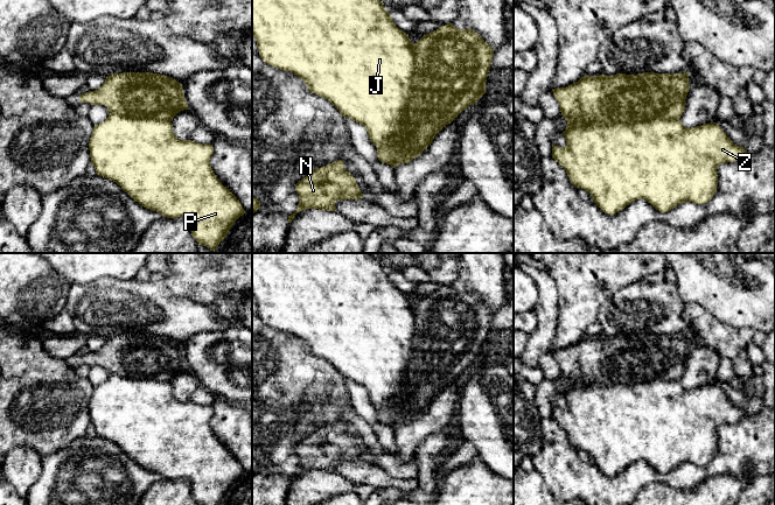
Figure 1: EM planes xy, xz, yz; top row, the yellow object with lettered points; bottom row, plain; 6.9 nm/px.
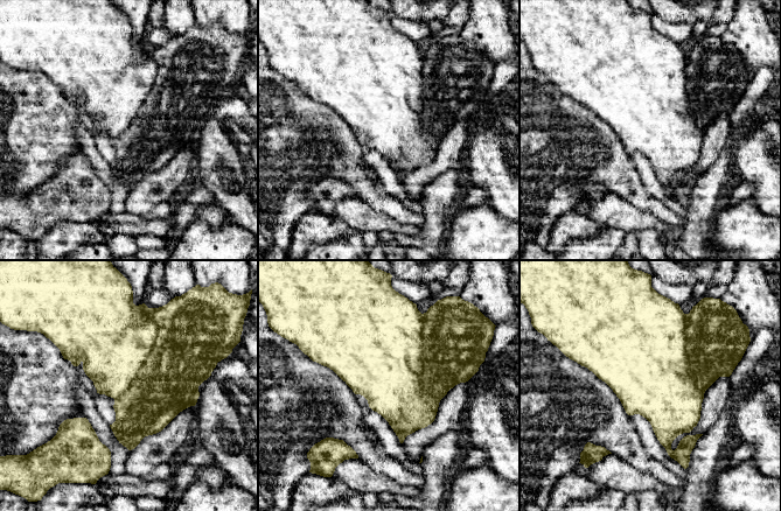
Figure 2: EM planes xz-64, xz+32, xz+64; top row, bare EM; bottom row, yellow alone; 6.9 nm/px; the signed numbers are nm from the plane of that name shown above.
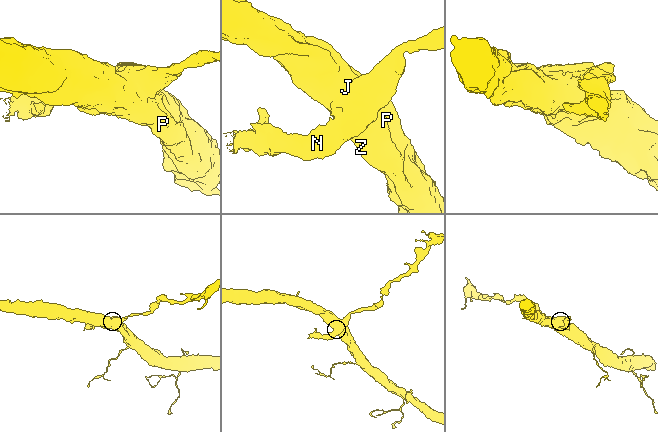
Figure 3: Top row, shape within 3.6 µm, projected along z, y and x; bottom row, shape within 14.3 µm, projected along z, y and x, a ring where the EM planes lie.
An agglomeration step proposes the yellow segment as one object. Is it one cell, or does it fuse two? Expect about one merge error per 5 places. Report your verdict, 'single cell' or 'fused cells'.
fused cells

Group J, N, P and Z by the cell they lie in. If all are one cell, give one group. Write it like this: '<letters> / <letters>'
J P Z / N

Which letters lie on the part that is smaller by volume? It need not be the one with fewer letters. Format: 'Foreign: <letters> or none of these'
Foreign: N

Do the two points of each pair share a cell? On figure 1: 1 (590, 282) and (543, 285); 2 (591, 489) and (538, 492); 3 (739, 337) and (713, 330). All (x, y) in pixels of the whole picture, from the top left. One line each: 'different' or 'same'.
1: different
2: different
3: same

